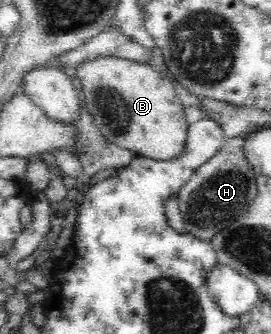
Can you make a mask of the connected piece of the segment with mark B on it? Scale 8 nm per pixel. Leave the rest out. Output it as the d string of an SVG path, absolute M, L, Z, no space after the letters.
M97 57L75 70L82 83L86 111L105 139L155 161L174 160L184 154L189 124L170 79L153 70L149 63L117 57Z

